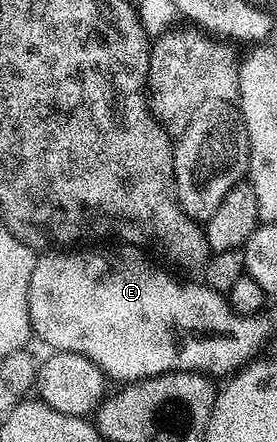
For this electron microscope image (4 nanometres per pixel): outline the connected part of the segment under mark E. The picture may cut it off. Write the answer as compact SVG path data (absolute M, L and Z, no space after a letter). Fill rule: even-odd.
M95 256L89 259L57 257L45 260L40 258L34 267L34 275L30 275L30 291L28 292L28 314L30 315L32 332L37 338L41 337L49 345L49 350L77 353L86 359L90 359L111 380L113 377L114 380L120 381L116 383L141 381L143 377L157 377L163 373L203 373L212 379L224 376L224 378L227 378L229 375L243 370L259 354L256 352L260 349L260 341L258 338L252 337L251 324L253 322L233 311L232 306L226 300L225 294L214 291L203 283L183 285L182 282L175 281L172 277L175 276L169 270L155 269L150 263L126 263Z

